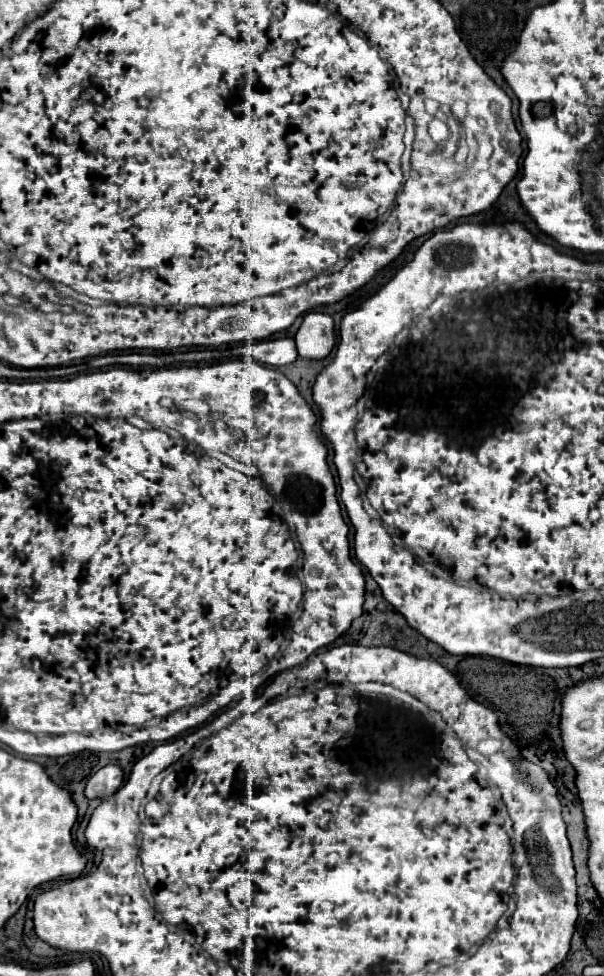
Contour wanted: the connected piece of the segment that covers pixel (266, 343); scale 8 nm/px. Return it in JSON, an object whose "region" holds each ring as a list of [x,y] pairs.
{"region":[[[278,338],[278,340],[260,340],[244,344],[244,356],[252,356],[256,362],[268,366],[284,366],[292,364],[298,352],[294,338]]]}

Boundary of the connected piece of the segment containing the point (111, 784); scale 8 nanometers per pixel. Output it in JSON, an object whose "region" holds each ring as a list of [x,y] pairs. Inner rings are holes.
{"region":[[[104,766],[100,768],[86,784],[86,798],[106,798],[112,796],[124,782],[124,772],[120,766]]]}

